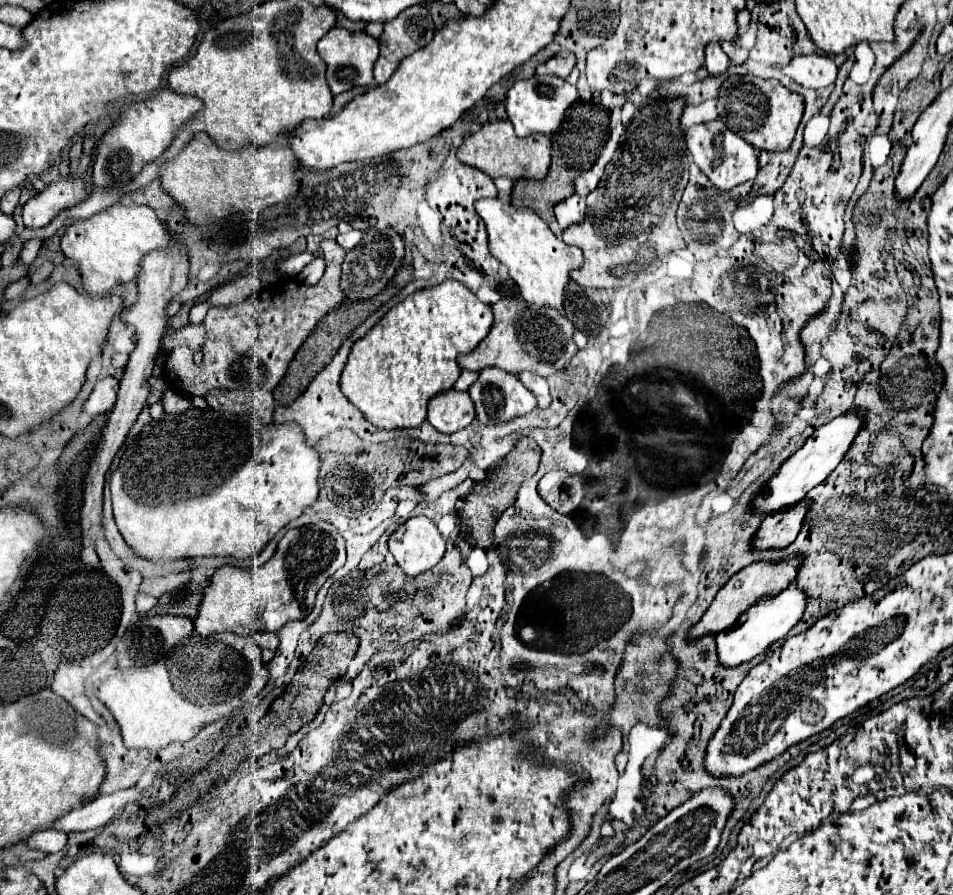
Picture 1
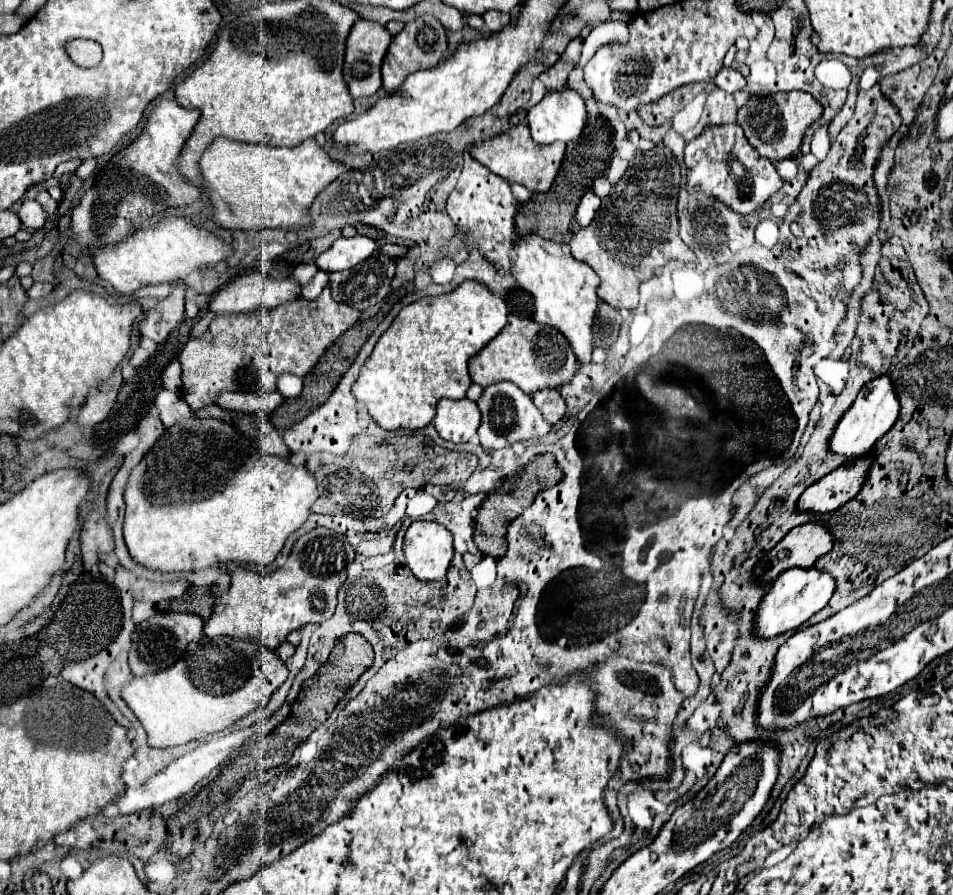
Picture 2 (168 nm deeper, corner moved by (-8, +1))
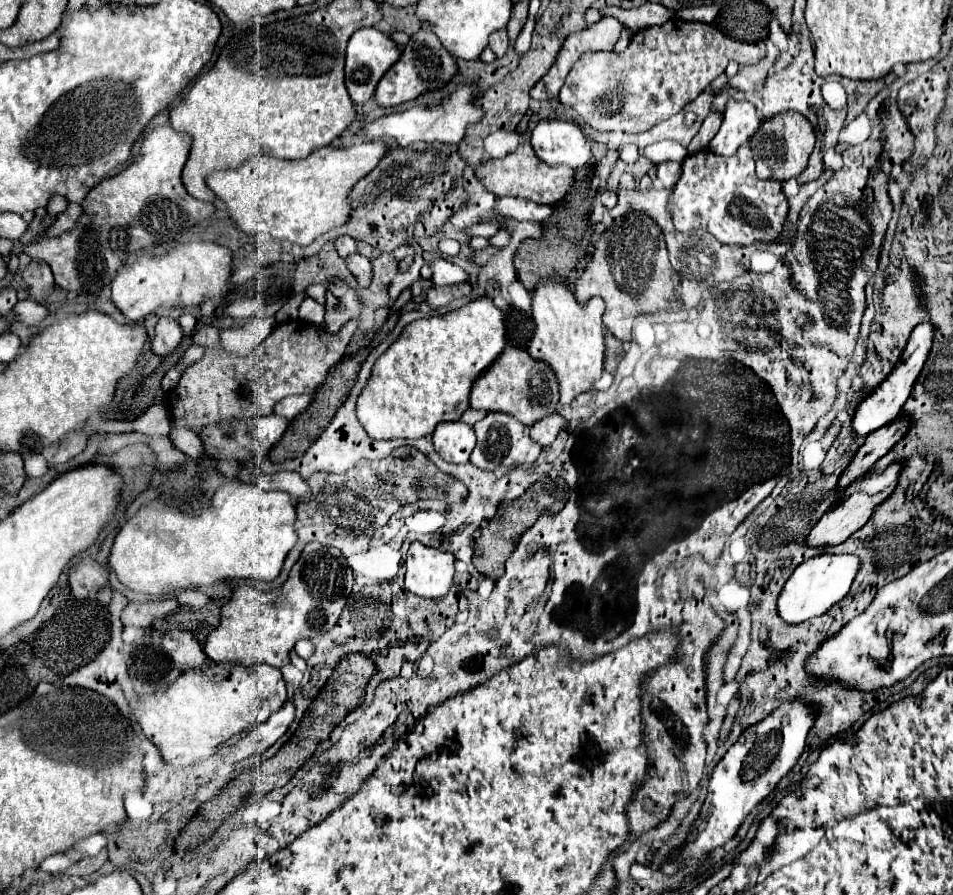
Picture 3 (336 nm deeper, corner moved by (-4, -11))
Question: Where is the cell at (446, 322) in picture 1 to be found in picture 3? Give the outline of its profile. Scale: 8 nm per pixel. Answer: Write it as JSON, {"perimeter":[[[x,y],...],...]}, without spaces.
{"perimeter":[[[489,296],[467,306],[411,322],[375,362],[371,378],[357,400],[357,418],[377,440],[423,438],[439,422],[455,422],[469,408],[473,382],[499,358],[507,344],[505,314]]]}

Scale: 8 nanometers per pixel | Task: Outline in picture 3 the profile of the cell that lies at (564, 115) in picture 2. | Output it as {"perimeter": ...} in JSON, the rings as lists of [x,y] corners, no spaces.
{"perimeter":[[[541,120],[533,128],[531,146],[535,154],[551,166],[567,164],[581,168],[591,160],[591,146],[581,128],[573,122]]]}

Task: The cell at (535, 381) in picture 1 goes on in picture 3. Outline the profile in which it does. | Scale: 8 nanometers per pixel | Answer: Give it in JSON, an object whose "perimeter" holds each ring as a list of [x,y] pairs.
{"perimeter":[[[551,414],[551,416],[539,420],[535,426],[531,426],[529,428],[529,436],[531,436],[533,442],[537,442],[541,448],[545,448],[545,446],[549,446],[557,438],[557,434],[561,432],[563,426],[565,426],[563,416]]]}

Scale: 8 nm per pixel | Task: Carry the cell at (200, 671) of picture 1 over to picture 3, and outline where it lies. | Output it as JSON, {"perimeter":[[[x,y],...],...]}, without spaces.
{"perimeter":[[[207,662],[203,670],[181,674],[167,690],[141,698],[139,724],[143,734],[161,750],[171,766],[189,766],[215,754],[217,746],[243,730],[263,724],[287,700],[287,688],[281,670],[267,664],[215,664]]]}

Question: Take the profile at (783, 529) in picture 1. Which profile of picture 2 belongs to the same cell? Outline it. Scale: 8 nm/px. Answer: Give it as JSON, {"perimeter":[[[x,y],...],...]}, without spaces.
{"perimeter":[[[859,458],[859,462],[847,462],[845,466],[823,476],[801,494],[797,510],[825,514],[843,506],[861,490],[869,464],[869,458]]]}

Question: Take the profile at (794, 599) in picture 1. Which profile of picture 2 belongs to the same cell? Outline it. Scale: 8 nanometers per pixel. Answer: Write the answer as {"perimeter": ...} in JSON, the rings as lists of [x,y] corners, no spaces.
{"perimeter":[[[815,568],[787,570],[787,574],[781,574],[763,594],[753,616],[753,630],[751,630],[753,636],[759,640],[767,640],[803,626],[813,614],[817,614],[827,606],[833,590],[835,590],[835,580],[827,572],[819,572]]]}

